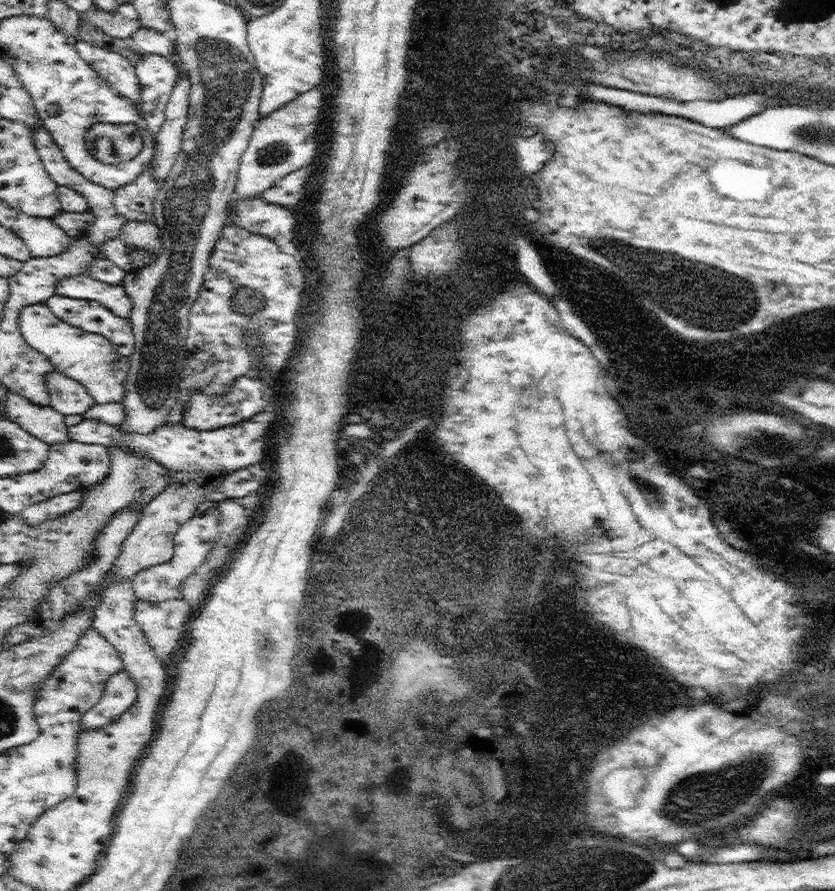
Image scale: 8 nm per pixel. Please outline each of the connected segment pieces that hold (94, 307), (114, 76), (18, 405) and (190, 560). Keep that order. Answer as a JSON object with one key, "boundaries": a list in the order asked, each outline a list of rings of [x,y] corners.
{"boundaries":[[[[57,294],[47,300],[47,304],[65,322],[113,340],[117,352],[123,356],[133,356],[137,352],[137,332],[133,330],[133,320],[117,316],[99,300],[77,300]]],[[[77,42],[77,48],[81,52],[81,56],[93,66],[97,68],[97,72],[101,72],[101,76],[121,94],[127,96],[137,110],[143,110],[141,106],[141,78],[137,74],[137,66],[125,58],[123,54],[109,50],[109,48],[101,48],[101,46],[93,46],[91,42]]],[[[9,390],[7,396],[9,396],[9,418],[21,424],[25,430],[29,430],[33,436],[51,446],[73,442],[63,412],[55,410],[53,406],[39,406],[33,400],[13,394]]],[[[201,502],[195,510],[195,516],[183,524],[175,538],[173,538],[173,558],[165,564],[157,564],[151,568],[145,568],[145,572],[139,572],[133,580],[133,588],[137,592],[137,600],[147,602],[163,602],[163,600],[175,600],[181,598],[181,584],[185,578],[193,574],[197,566],[201,566],[215,542],[215,536],[219,532],[219,502]]]]}

